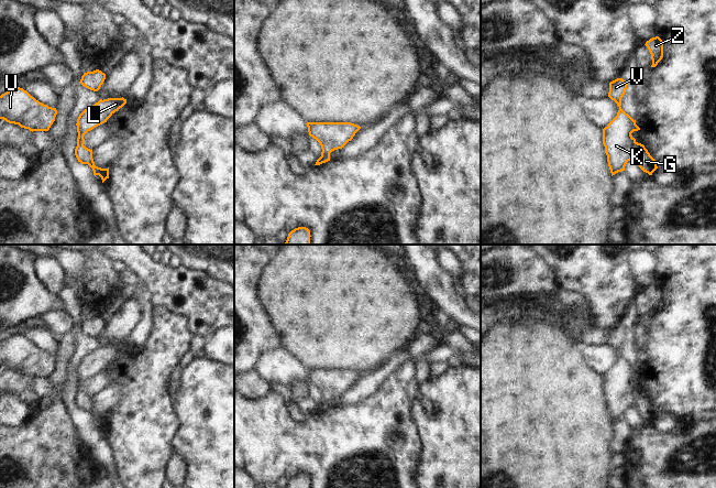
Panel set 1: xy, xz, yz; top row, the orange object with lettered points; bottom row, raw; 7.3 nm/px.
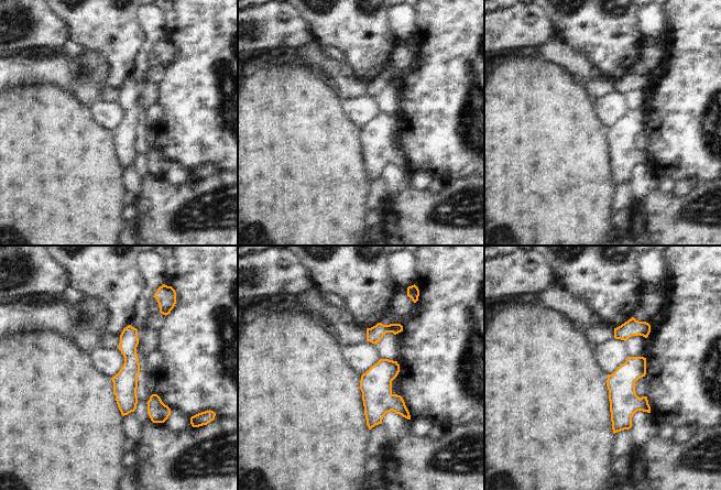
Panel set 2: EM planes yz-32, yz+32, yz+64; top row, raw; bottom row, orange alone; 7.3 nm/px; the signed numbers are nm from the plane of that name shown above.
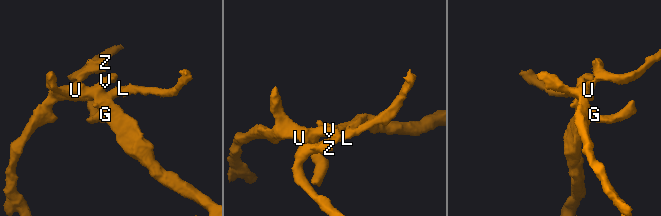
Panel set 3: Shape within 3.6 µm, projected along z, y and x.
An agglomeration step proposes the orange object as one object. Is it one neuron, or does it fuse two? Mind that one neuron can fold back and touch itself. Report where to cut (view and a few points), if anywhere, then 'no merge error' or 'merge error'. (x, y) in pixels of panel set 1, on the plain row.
no cut; no merge error

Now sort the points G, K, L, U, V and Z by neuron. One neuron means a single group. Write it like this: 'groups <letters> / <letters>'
groups G K L U V Z

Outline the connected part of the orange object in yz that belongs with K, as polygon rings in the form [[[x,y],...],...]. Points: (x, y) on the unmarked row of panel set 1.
[[[617,325],[609,329],[608,344],[614,347],[619,357],[617,362],[603,376],[603,391],[607,402],[612,423],[625,417],[628,408],[634,406],[636,411],[649,422],[658,415],[656,406],[650,402],[643,391],[638,390],[631,382],[634,378],[640,377],[628,360],[621,356],[628,329]]]

